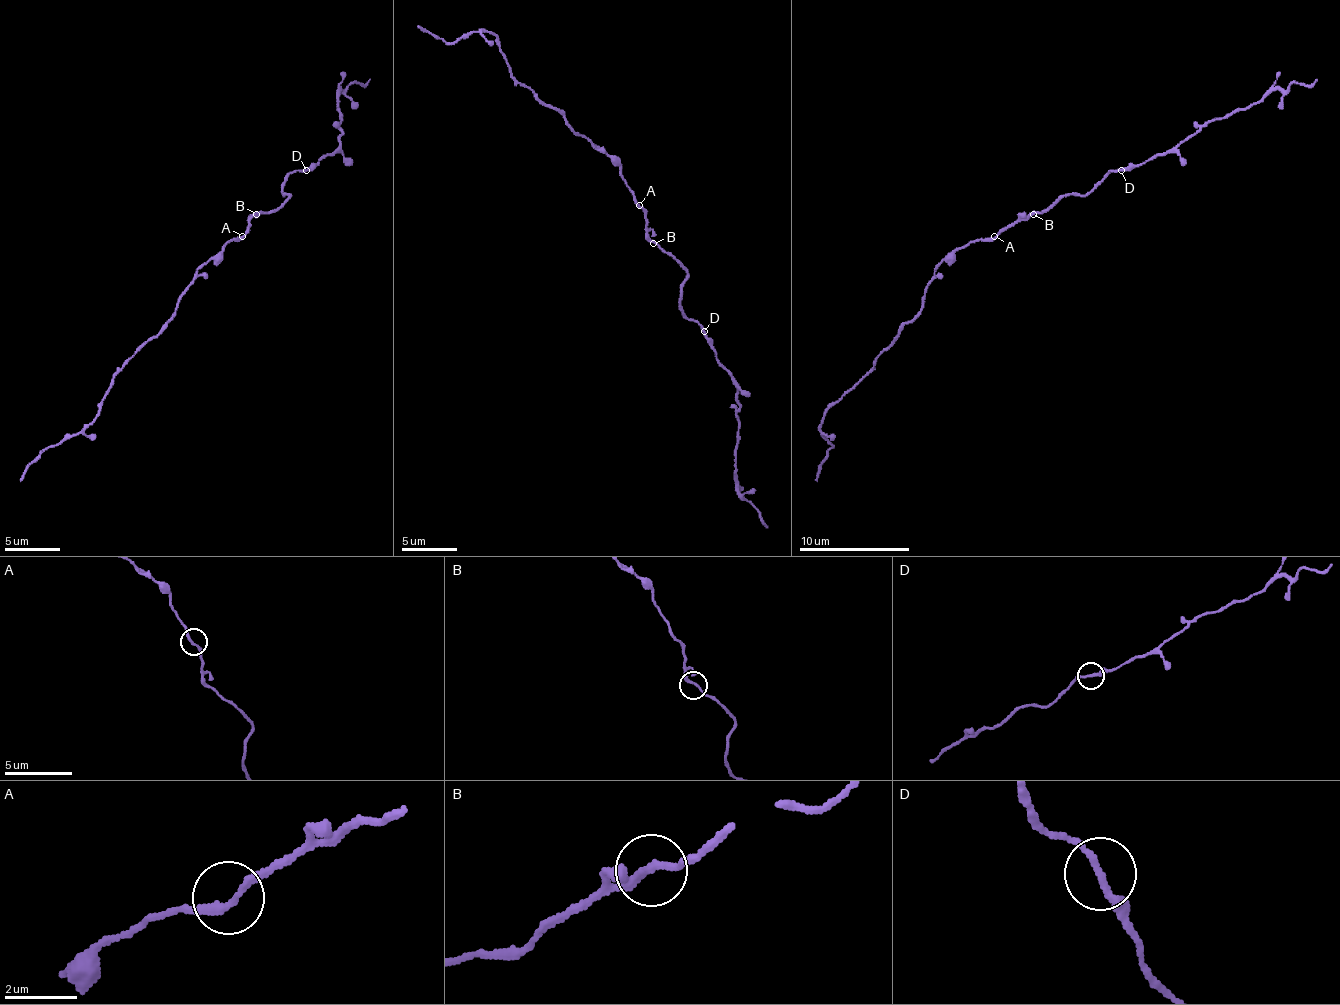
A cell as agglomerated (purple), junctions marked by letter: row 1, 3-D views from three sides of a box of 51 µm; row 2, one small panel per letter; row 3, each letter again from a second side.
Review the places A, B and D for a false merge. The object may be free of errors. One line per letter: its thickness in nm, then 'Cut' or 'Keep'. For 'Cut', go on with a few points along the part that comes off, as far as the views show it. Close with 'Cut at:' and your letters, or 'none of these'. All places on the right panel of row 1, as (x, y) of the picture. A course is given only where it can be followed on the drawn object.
A: Thickness 190 nm. Keep
B: Thickness 200 nm. Keep
D: Thickness 200 nm. Cut. Course of the part to remove: (1121, 169), (1176, 147), (1212, 120), (1248, 109), (1270, 92), (1317, 78)
Cut at: D

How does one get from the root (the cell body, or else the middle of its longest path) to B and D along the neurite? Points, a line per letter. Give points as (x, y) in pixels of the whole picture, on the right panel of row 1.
B: (997, 236), (1033, 214)
D: (997, 236), (1030, 214), (1047, 211), (1060, 197), (1085, 194), (1110, 169), (1121, 169)

